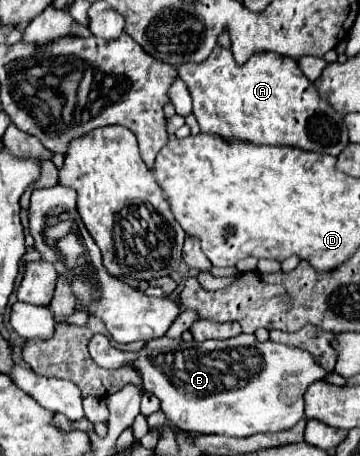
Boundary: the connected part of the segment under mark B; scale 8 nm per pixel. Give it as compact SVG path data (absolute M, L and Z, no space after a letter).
M95 334L89 340L89 354L105 370L117 370L121 366L135 368L147 392L159 398L161 410L175 428L191 434L221 434L221 436L251 436L259 432L283 432L295 426L303 418L303 394L305 390L327 376L327 370L319 366L313 356L301 348L275 344L271 340L259 342L255 334L241 334L229 340L205 340L183 342L167 336L149 340L139 352L121 352L113 348L103 334Z

